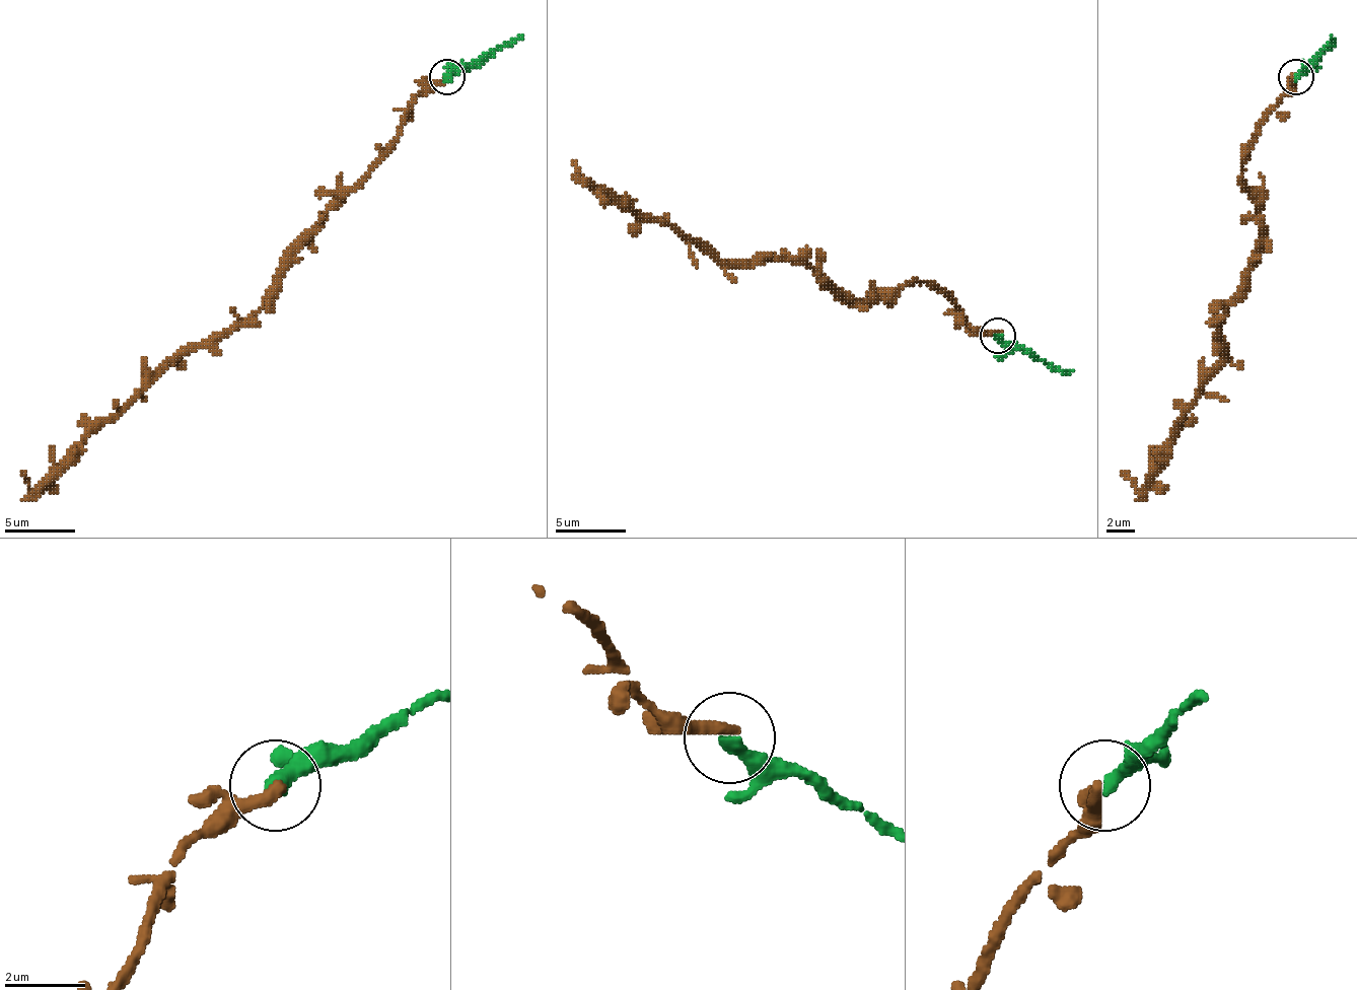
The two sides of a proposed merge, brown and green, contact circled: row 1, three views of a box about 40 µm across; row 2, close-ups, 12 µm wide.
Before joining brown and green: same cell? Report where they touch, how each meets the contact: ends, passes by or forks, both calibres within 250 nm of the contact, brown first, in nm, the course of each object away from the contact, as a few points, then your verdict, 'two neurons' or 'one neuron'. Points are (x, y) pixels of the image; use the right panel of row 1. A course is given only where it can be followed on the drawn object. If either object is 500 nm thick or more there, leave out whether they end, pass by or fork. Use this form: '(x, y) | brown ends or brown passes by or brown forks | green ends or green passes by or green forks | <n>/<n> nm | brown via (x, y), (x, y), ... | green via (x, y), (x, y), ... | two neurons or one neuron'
(1296, 77) | brown ends | green ends | 320/400 nm | brown via (1295, 77), (1242, 166), (1260, 212), (1260, 252), (1245, 290), (1224, 311), (1221, 365), (1139, 489), (1122, 472) | green via (1295, 77), (1331, 34) | one neuron

